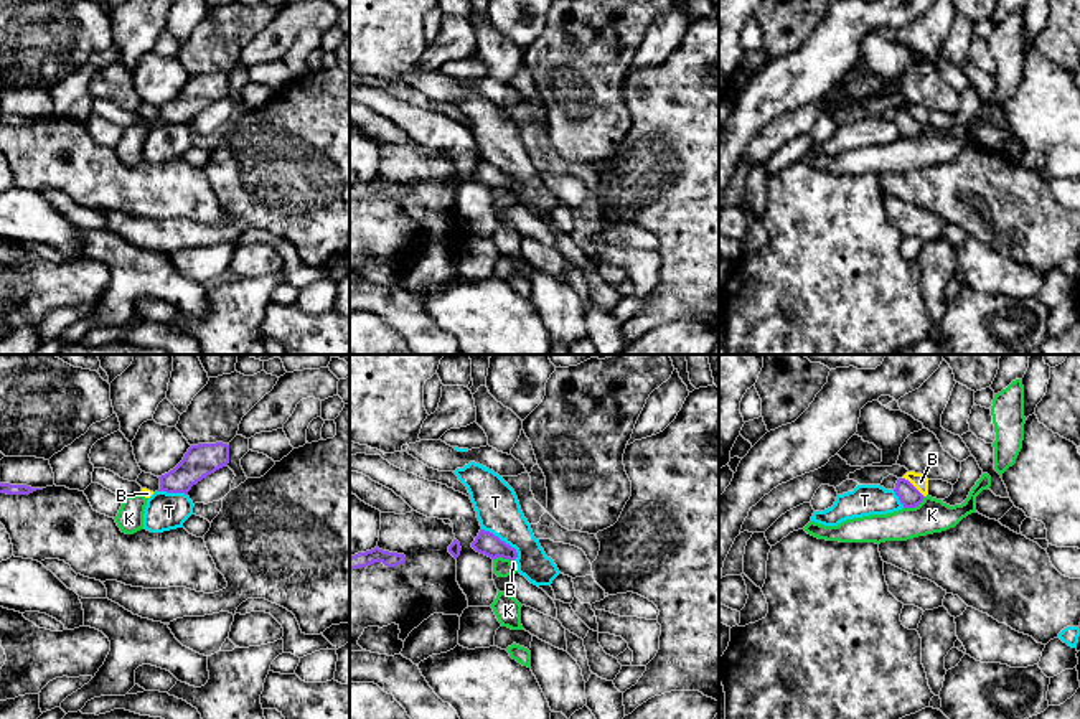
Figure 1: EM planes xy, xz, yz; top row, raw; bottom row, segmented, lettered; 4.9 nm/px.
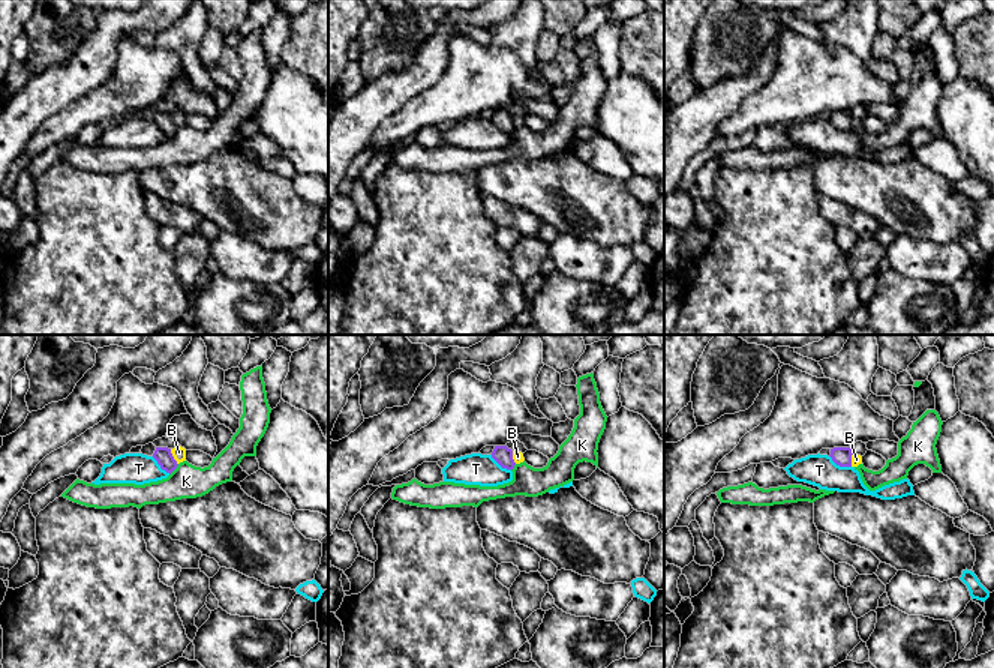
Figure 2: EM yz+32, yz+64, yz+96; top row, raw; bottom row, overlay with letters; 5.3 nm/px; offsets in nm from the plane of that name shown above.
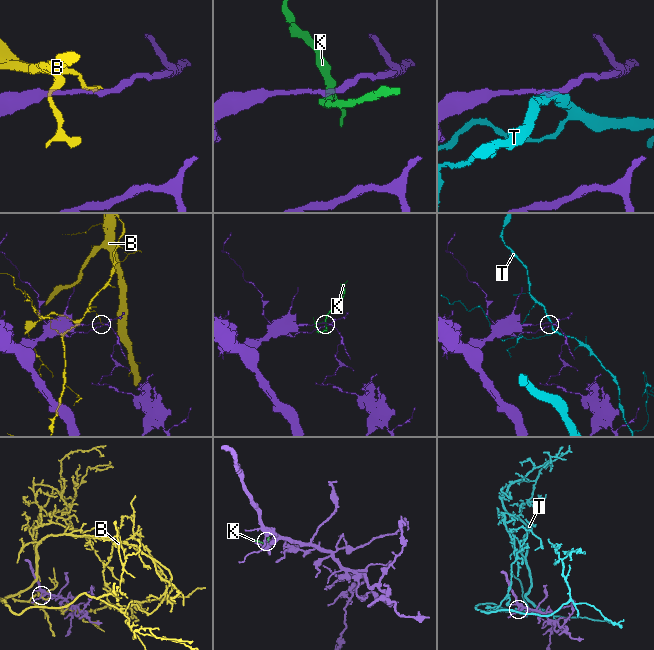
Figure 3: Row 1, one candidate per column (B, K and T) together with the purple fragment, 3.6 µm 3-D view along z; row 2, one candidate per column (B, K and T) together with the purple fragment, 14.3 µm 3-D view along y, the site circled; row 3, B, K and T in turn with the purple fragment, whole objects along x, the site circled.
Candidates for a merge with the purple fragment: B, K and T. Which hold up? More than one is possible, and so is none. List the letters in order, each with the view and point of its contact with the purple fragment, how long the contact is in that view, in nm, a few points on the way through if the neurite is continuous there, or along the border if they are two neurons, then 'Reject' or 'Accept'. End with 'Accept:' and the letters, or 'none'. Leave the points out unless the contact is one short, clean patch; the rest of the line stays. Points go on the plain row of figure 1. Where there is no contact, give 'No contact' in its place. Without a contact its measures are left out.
B: Touches purple at yz (914, 117). Shared border 150 nm. Boundary: yz (902, 108), (924, 127). Reject
K: Touches purple at yz (914, 137). Shared border 130 nm. Boundary: yz (925, 127), (917, 136), (904, 139). Reject
T: Touches purple at xz (500, 170). Shared border 240 nm. Boundary: xz (482, 159), (508, 173), (518, 187). Reject
Accept: none

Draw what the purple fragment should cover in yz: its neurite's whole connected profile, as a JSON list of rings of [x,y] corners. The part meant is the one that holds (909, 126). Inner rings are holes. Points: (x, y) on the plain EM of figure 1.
[[[899,109],[894,119],[904,139],[915,139],[923,132],[923,125],[905,109]]]

